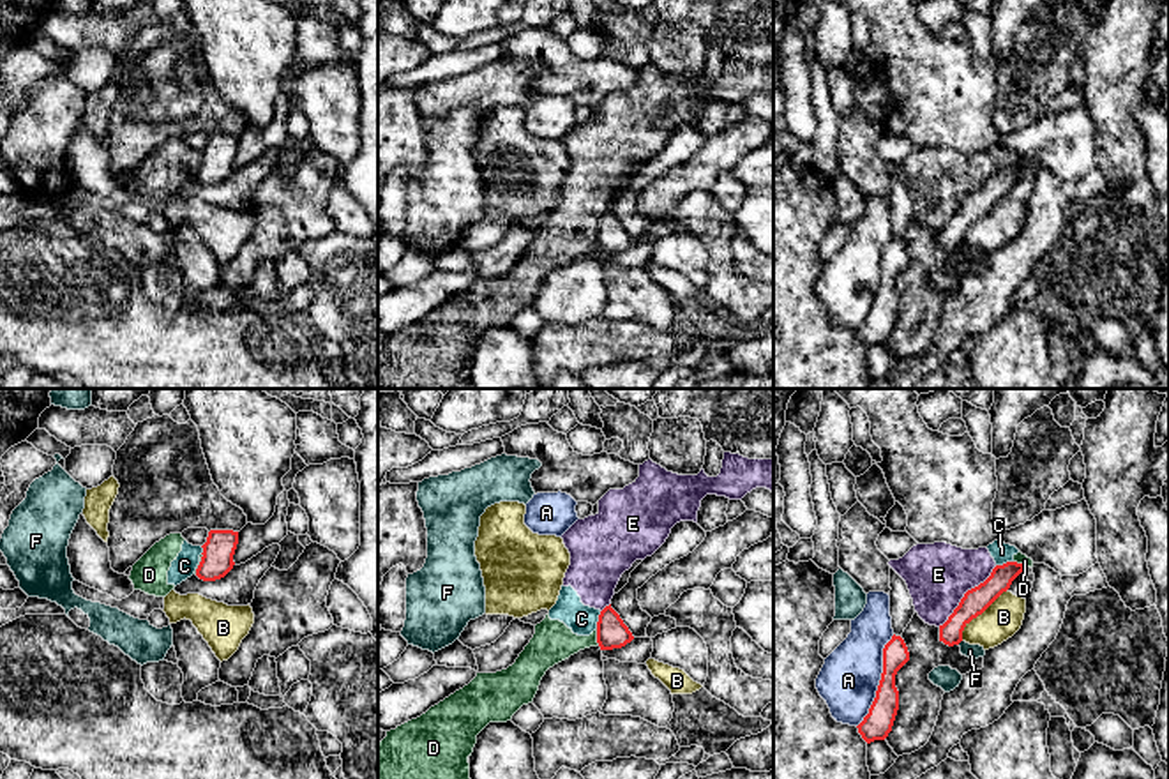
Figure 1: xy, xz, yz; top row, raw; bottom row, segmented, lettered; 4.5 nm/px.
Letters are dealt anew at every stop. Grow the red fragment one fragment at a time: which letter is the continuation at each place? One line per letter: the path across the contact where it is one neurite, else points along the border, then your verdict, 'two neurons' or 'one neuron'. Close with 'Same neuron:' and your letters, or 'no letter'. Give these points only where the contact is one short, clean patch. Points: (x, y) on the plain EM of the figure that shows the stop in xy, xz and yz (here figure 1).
A: two neurons
B: two neurons
C: border xz (601, 216), (595, 232); two neurons
D: border xz (595, 234), (599, 248); two neurons
E: two neurons
F: two neurons
Same neuron: no letter

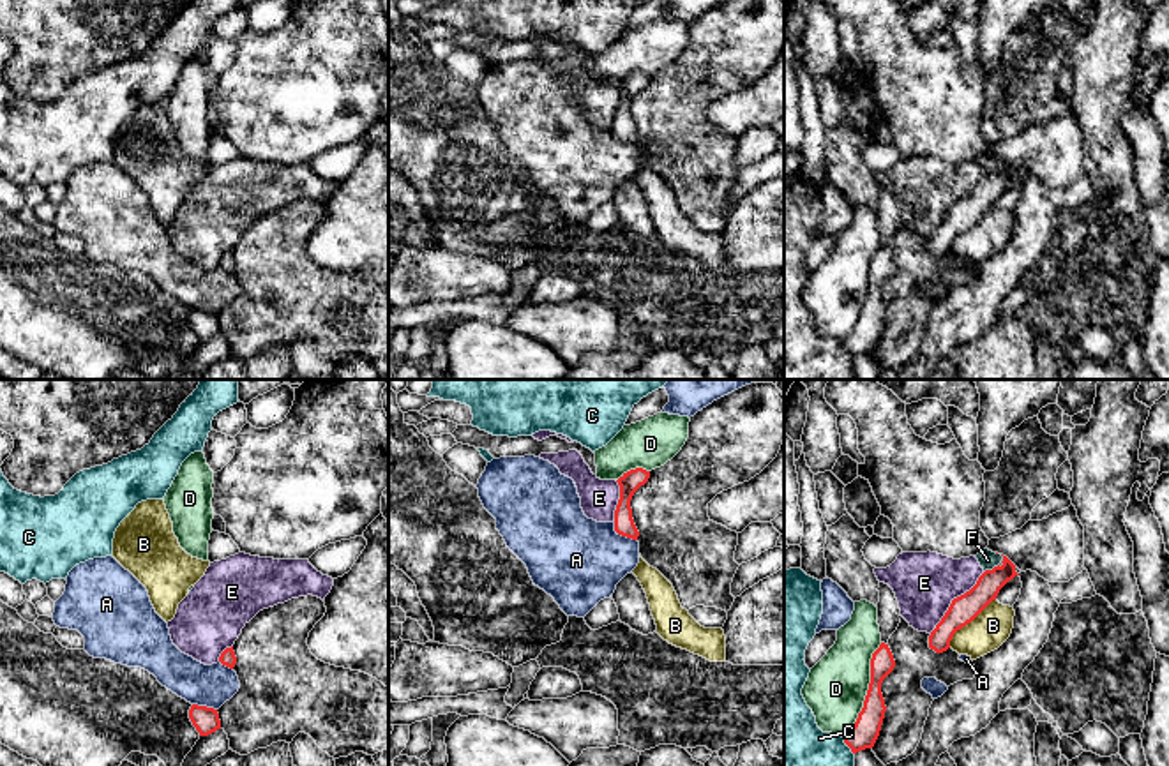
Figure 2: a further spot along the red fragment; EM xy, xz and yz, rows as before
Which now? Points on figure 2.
A: two neurons
B: two neurons
C: two neurons
D: two neurons
E: two neurons
F: border yz (1003, 161), (984, 177); two neurons
Same neuron: no letter

